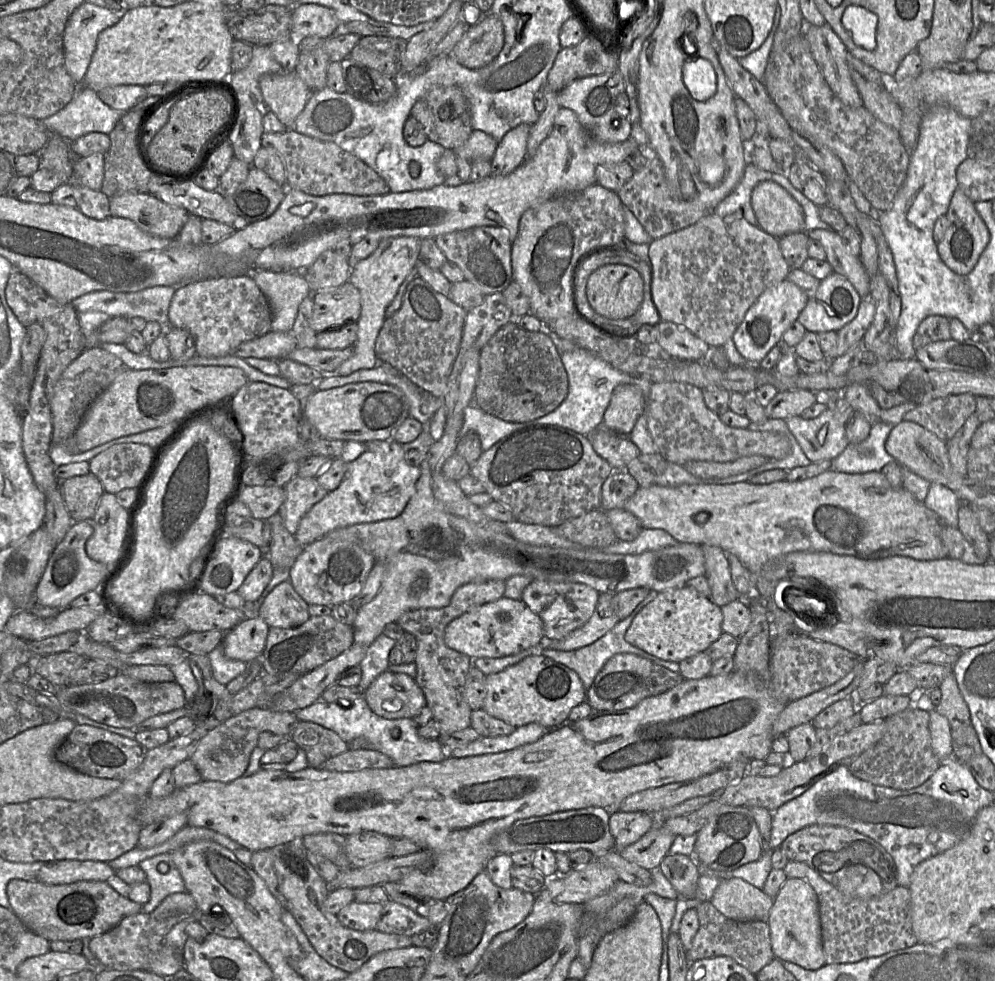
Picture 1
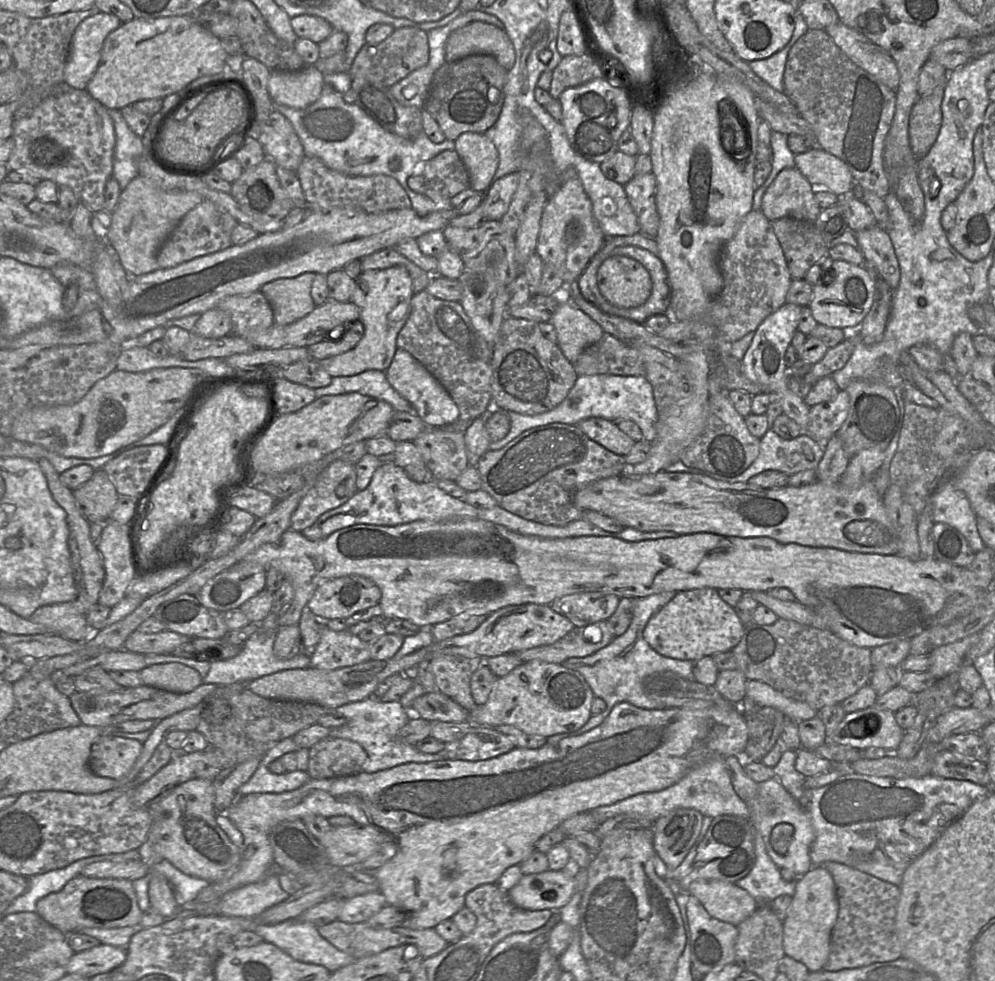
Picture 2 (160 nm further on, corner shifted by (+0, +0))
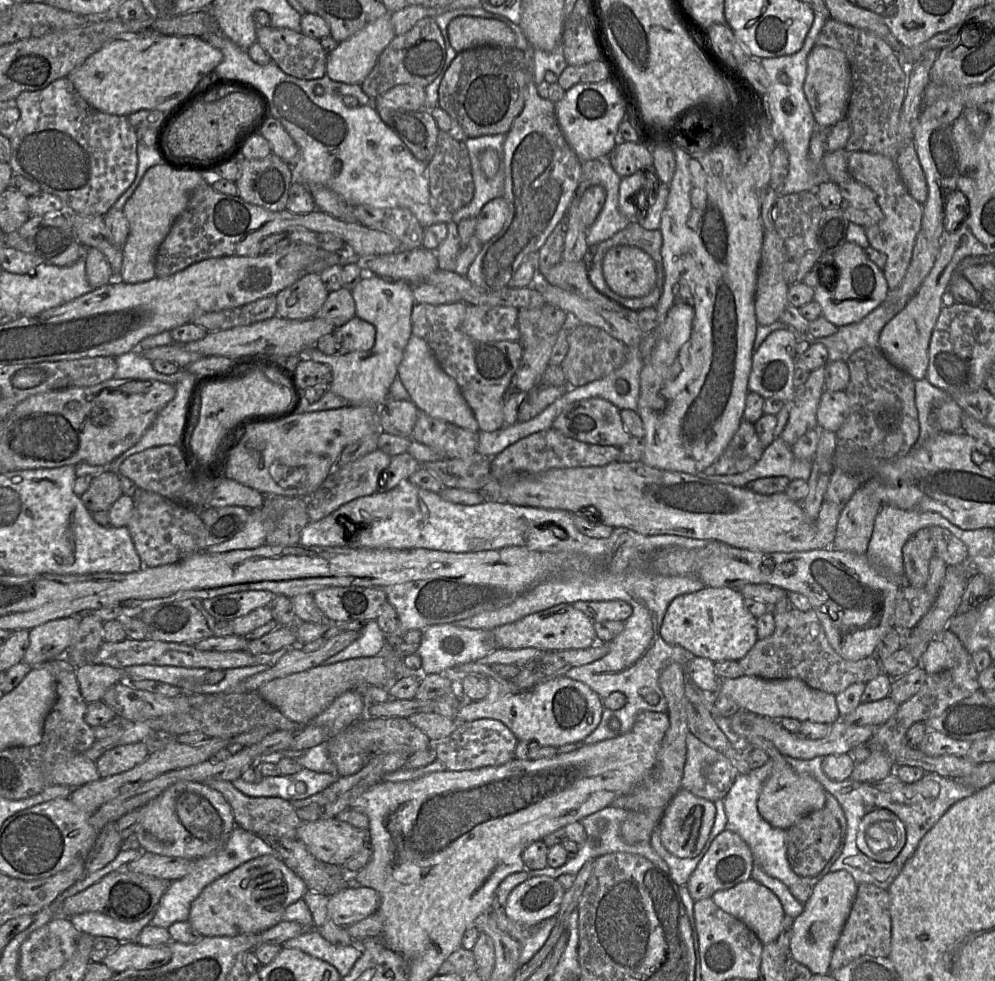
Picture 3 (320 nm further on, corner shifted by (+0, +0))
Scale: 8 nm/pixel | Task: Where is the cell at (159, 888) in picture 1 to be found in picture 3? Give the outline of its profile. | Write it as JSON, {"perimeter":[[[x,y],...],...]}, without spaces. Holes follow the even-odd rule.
{"perimeter":[[[235,826],[221,850],[206,858],[192,860],[190,872],[186,876],[169,882],[168,888],[154,908],[155,915],[150,924],[168,929],[175,922],[187,921],[192,902],[208,885],[245,862],[263,855],[278,856],[277,852],[260,839],[259,836]]]}

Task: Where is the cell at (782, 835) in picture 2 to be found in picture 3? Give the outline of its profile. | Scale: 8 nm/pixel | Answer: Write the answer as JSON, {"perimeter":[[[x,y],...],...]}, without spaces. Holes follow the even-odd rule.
{"perimeter":[[[771,758],[762,767],[752,770],[746,775],[738,774],[734,784],[723,798],[727,817],[726,829],[738,834],[749,846],[754,862],[756,862],[769,876],[779,879],[787,887],[794,884],[805,884],[813,887],[824,875],[830,873],[830,866],[815,876],[802,877],[790,867],[787,859],[787,832],[775,828],[765,821],[758,812],[757,802],[763,786],[773,770]]]}

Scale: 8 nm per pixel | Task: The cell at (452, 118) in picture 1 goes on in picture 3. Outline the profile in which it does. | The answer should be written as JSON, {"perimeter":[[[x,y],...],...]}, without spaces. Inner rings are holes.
{"perimeter":[[[482,46],[474,49],[469,49],[458,53],[453,59],[450,66],[445,71],[438,89],[438,107],[447,112],[463,129],[468,138],[478,137],[483,135],[493,134],[507,134],[511,128],[514,119],[521,113],[529,83],[533,81],[532,73],[530,71],[530,64],[528,63],[525,53],[516,47],[503,46]]]}

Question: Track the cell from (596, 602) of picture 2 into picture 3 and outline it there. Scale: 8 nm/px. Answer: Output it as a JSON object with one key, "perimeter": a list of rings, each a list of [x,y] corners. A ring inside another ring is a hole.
{"perimeter":[[[622,600],[577,601],[572,606],[583,612],[593,622],[625,622],[632,614],[632,607]]]}

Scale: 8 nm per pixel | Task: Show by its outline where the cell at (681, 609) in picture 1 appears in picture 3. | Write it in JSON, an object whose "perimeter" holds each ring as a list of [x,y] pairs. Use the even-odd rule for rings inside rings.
{"perimeter":[[[705,587],[677,596],[668,606],[660,634],[663,640],[680,646],[691,655],[712,662],[742,659],[758,640],[757,618],[744,606],[744,597],[737,589]]]}

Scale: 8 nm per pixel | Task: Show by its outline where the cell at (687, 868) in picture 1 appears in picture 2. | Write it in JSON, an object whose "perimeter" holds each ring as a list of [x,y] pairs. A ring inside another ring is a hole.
{"perimeter":[[[694,880],[687,893],[696,897],[713,918],[735,926],[760,907],[758,900],[748,891],[721,880]]]}

